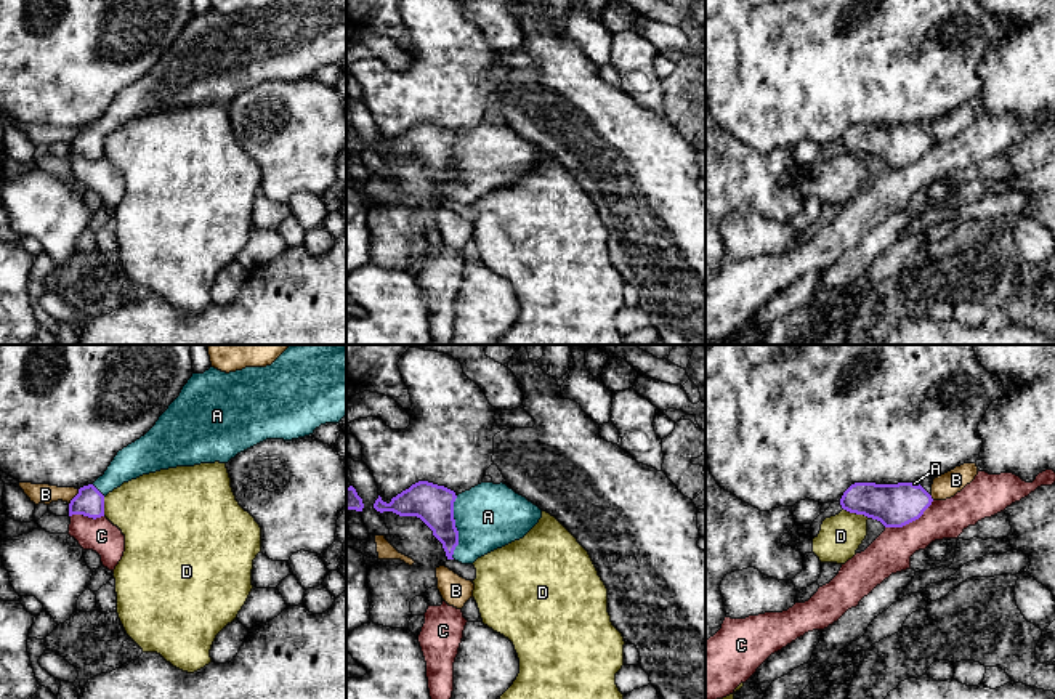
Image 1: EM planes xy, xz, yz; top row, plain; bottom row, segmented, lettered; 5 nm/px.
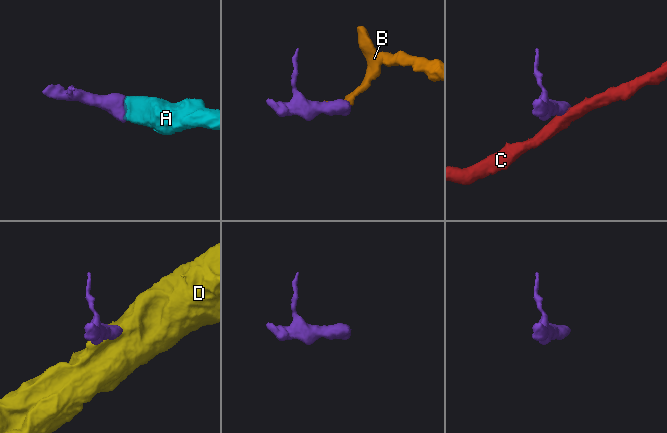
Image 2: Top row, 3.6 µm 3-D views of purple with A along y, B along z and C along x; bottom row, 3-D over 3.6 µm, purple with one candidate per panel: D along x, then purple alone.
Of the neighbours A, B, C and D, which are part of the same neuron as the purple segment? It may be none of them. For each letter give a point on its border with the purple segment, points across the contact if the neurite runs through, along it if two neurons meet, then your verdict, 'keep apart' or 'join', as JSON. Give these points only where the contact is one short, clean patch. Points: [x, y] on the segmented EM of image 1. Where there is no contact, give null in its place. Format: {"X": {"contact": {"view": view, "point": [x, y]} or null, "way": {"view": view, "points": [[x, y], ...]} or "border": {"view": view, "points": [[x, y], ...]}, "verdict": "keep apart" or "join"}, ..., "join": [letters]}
{"A": {"contact": {"view": "xz", "point": [456, 528]}, "way": {"view": "xz", "points": [[433, 504], [456, 528], [488, 517]]}, "verdict": "join"}, "B": {"contact": {"view": "xy", "point": [74, 497]}, "border": {"view": "xy", "points": [[79, 489], [69, 504]]}, "verdict": "keep apart"}, "C": {"contact": {"view": "yz", "point": [909, 521]}, "border": {"view": "yz", "points": [[933, 501], [917, 518], [901, 526], [885, 528]]}, "verdict": "keep apart"}, "D": {"contact": {"view": "yz", "point": [858, 513]}, "border": {"view": "yz", "points": [[844, 509], [873, 518]]}, "verdict": "keep apart"}, "join": ["A"]}

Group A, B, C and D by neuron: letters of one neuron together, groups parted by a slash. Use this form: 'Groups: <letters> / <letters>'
Groups: A / B / C / D

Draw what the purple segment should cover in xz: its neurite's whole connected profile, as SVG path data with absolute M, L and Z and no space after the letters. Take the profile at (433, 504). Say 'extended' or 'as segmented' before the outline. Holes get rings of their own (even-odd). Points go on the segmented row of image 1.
extended; M418 481L390 503L378 495L374 508L420 518L443 543L447 560L462 564L523 539L542 518L537 505L503 483L481 483L457 495Z

